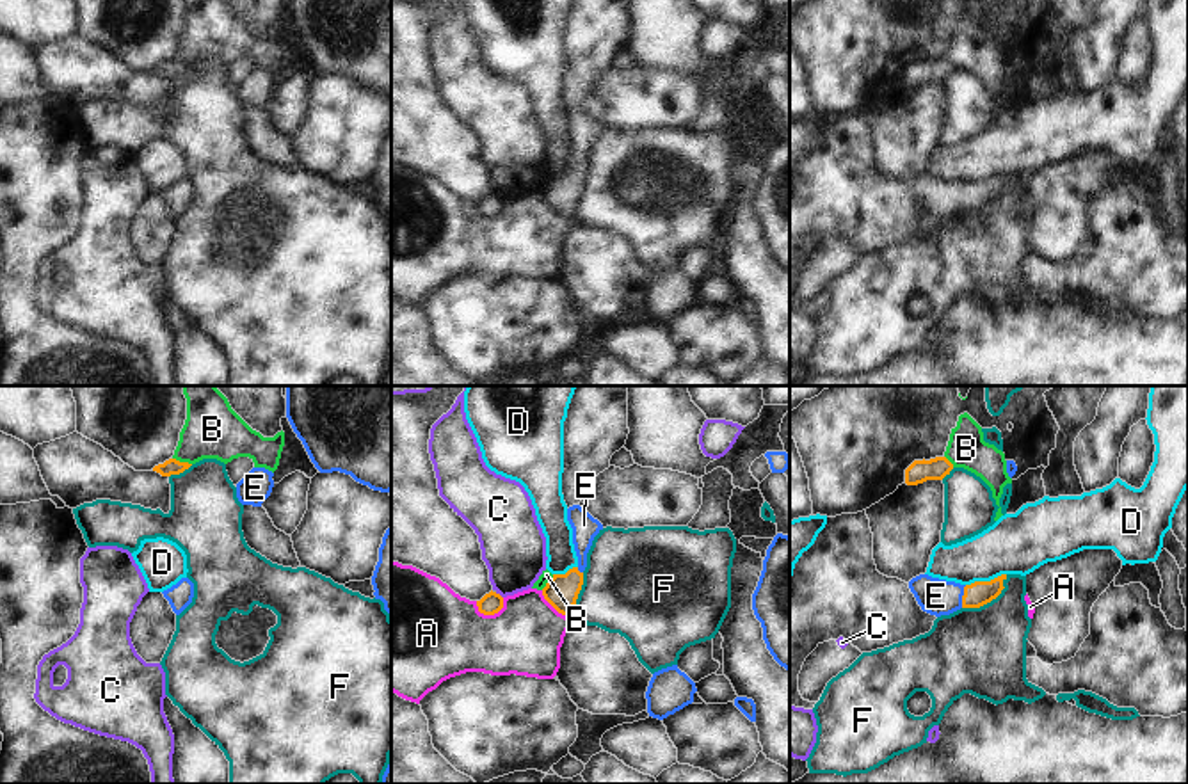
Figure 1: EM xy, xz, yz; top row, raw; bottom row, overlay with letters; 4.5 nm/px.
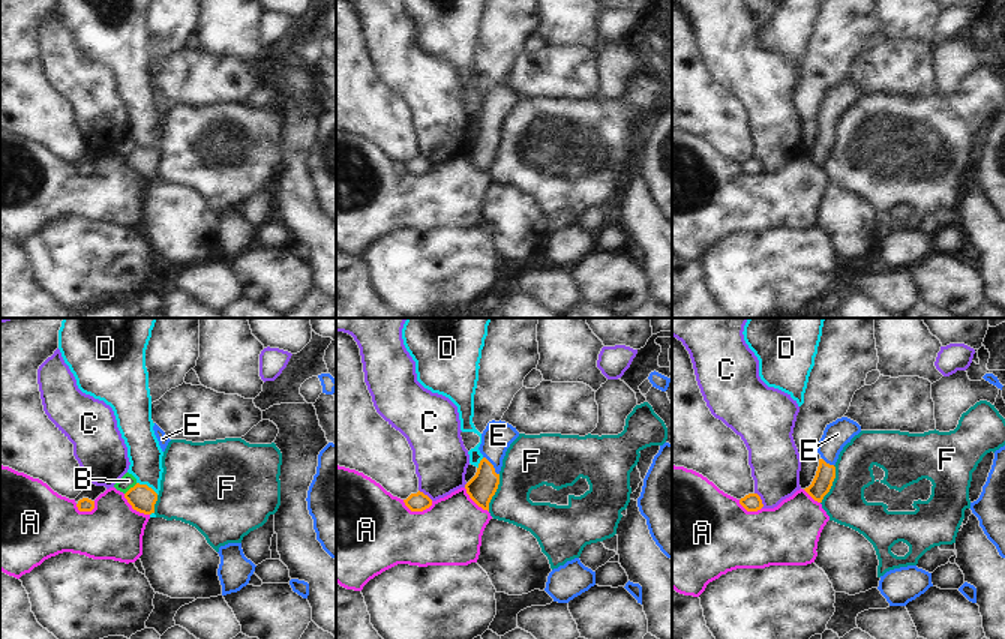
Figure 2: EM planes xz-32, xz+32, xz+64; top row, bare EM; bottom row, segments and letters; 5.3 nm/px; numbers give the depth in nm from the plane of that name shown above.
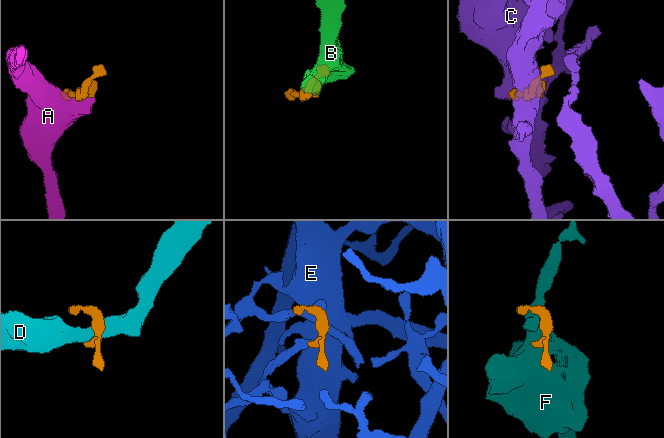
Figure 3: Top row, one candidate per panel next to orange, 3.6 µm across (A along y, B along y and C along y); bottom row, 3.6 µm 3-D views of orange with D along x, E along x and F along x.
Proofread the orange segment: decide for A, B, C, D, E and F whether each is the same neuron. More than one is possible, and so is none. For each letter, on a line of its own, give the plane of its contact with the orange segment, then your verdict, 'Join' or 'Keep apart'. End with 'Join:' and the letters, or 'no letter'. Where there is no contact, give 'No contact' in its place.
A: Touches orange in xz. Keep apart
B: Touches orange in xy. Keep apart
C: Touches orange in xz. Keep apart
D: Touches orange in yz. Keep apart
E: Touches orange in yz. Join
F: Touches orange in yz. Keep apart
Join: E.

